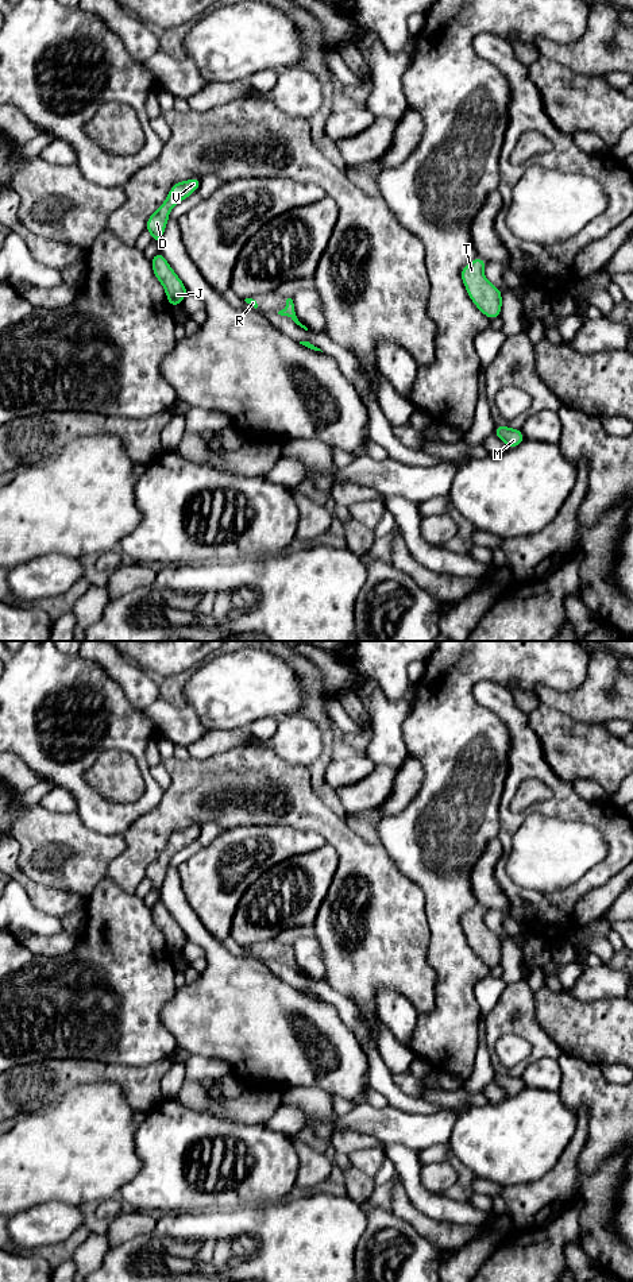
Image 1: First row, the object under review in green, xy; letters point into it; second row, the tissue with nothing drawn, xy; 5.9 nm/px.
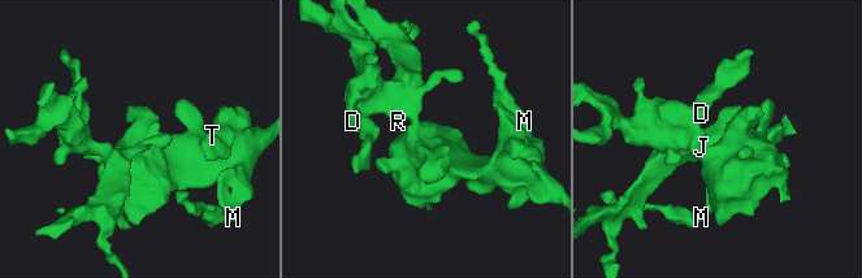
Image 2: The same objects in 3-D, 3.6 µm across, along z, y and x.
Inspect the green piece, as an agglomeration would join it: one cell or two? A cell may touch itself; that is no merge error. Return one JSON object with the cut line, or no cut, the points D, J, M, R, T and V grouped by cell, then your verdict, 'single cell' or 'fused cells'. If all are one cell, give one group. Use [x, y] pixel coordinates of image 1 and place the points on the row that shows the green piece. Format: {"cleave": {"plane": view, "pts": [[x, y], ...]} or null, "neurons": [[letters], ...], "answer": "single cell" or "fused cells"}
{"cleave": null, "neurons": [["D", "J", "M", "R", "T", "V"]], "answer": "single cell"}

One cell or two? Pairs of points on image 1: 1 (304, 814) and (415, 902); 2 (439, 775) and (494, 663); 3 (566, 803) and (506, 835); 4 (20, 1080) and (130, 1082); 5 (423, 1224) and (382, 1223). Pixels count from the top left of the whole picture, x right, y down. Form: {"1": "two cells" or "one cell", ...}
{"1": "one cell", "2": "one cell", "3": "one cell", "4": "one cell", "5": "two cells"}

